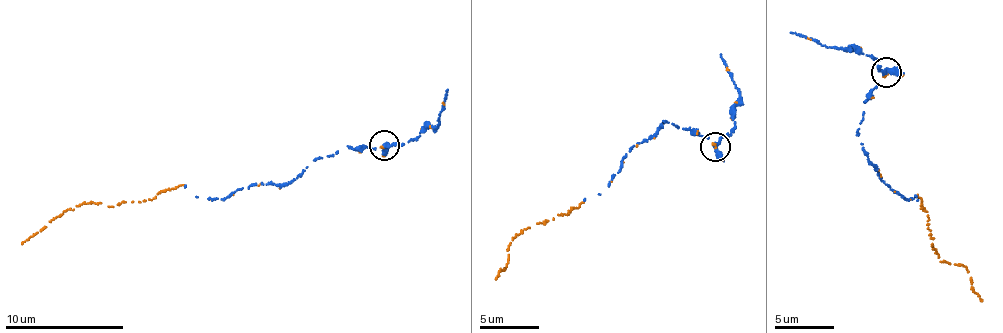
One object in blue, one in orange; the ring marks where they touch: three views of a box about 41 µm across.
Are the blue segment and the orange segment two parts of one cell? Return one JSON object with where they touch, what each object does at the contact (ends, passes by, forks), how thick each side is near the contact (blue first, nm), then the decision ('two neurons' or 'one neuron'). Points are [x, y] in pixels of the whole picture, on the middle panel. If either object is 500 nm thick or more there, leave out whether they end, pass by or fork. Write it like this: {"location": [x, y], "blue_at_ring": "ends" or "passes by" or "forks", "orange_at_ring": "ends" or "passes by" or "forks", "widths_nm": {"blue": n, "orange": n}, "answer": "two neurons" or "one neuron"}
{"location": [715, 147], "blue_at_ring": "forks", "orange_at_ring": "ends", "widths_nm": {"blue": 280, "orange": 140}, "answer": "one neuron"}

